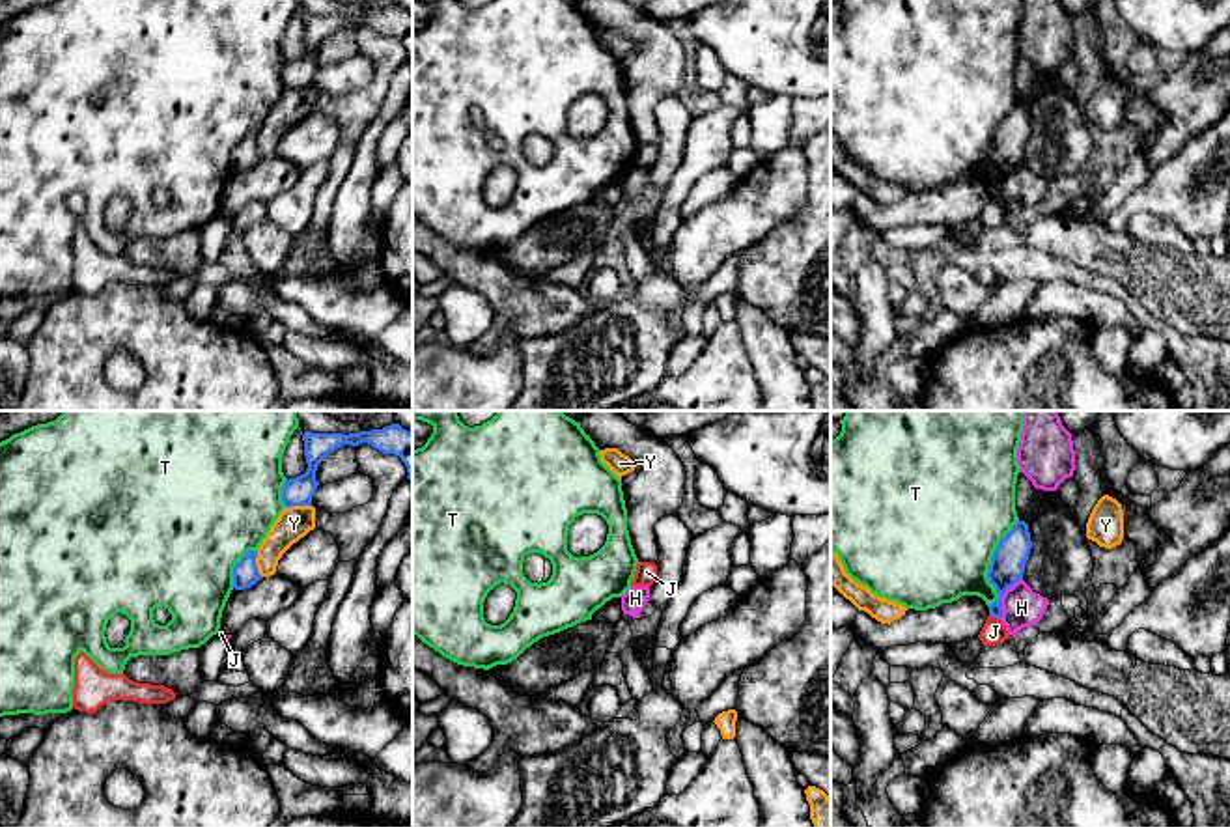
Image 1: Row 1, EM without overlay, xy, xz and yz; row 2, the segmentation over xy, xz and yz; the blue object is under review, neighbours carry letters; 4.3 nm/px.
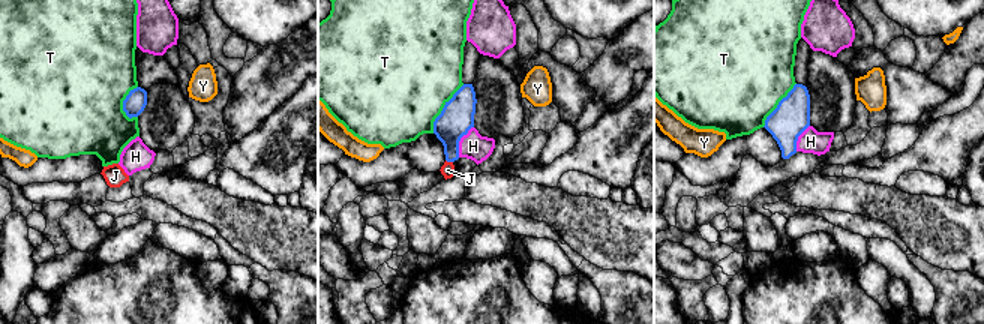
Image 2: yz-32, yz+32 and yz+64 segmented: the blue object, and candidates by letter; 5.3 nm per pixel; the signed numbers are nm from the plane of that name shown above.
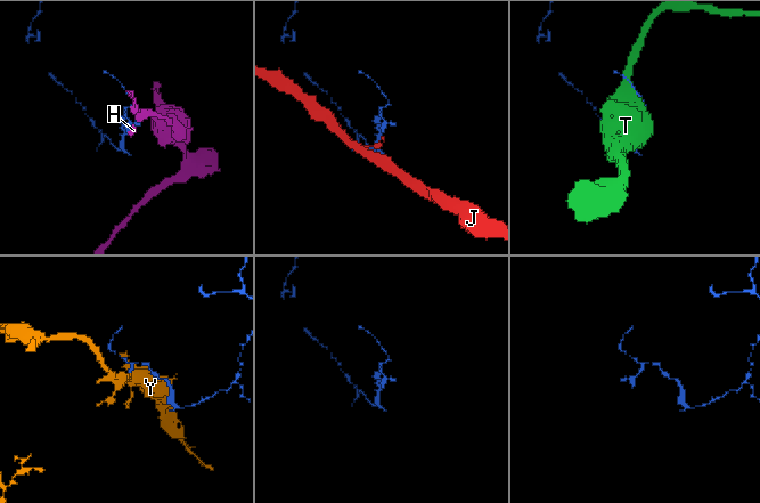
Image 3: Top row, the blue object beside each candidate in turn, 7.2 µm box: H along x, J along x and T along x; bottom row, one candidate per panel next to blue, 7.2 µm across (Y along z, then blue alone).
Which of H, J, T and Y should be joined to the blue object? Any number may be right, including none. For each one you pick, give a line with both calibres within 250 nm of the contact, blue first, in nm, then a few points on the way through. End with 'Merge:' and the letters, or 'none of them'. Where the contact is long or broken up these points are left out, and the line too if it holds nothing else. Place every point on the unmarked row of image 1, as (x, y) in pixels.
Merge: none of them

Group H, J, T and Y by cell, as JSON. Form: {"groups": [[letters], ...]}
{"groups": [["H"], ["J"], ["T"], ["Y"]]}

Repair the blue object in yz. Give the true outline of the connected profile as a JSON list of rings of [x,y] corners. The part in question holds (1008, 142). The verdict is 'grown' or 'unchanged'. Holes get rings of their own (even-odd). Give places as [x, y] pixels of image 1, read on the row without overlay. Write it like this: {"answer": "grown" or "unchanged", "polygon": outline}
{"answer": "unchanged", "polygon": [[[1017,103],[997,127],[987,153],[987,161],[999,175],[999,181],[989,187],[993,200],[1002,200],[1000,181],[1008,170],[1023,161],[1030,131],[1032,123],[1025,103]]]}

